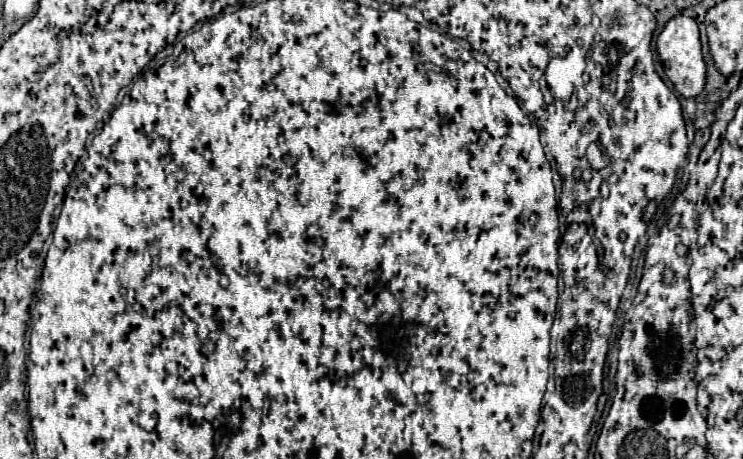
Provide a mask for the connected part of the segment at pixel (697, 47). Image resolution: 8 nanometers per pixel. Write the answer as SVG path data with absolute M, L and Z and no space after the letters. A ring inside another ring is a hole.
M685 14L673 16L663 32L657 36L657 54L663 60L663 68L667 78L673 82L675 90L685 96L685 98L695 98L703 86L705 86L705 62L703 62L703 52L701 52L701 42L699 42L699 28L697 22Z

